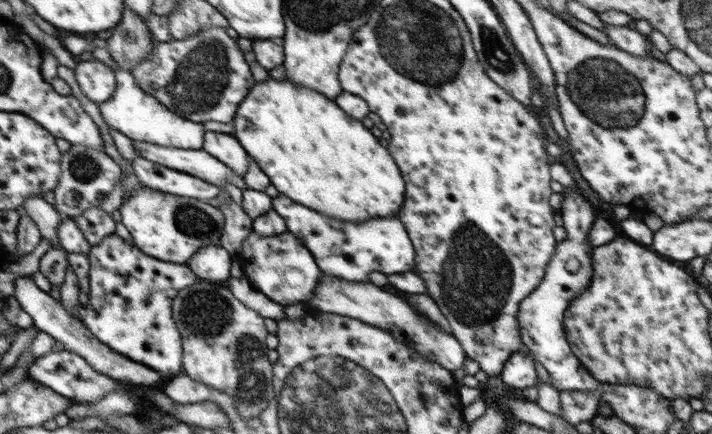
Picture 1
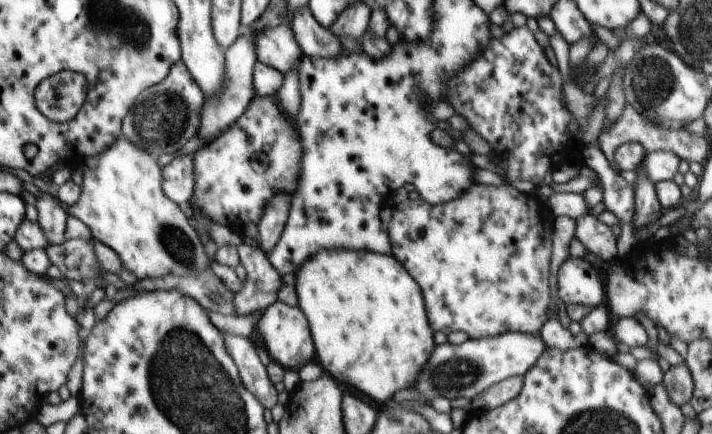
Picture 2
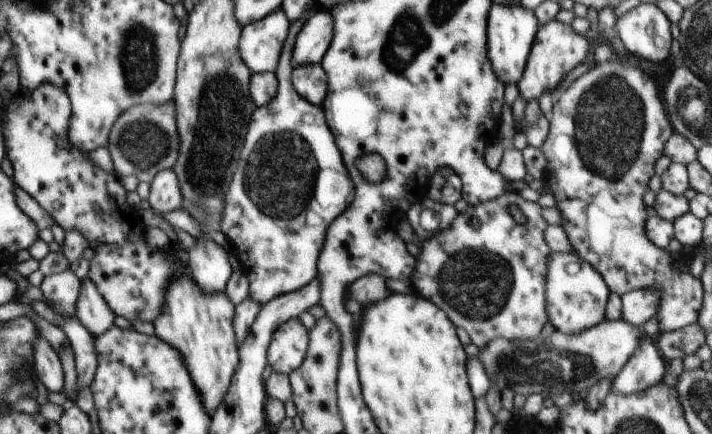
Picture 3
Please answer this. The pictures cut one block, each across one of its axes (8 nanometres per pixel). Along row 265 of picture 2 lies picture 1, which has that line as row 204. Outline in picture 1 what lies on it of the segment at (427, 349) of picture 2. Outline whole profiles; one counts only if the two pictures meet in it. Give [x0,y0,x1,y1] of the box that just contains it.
[232,77,406,221]

